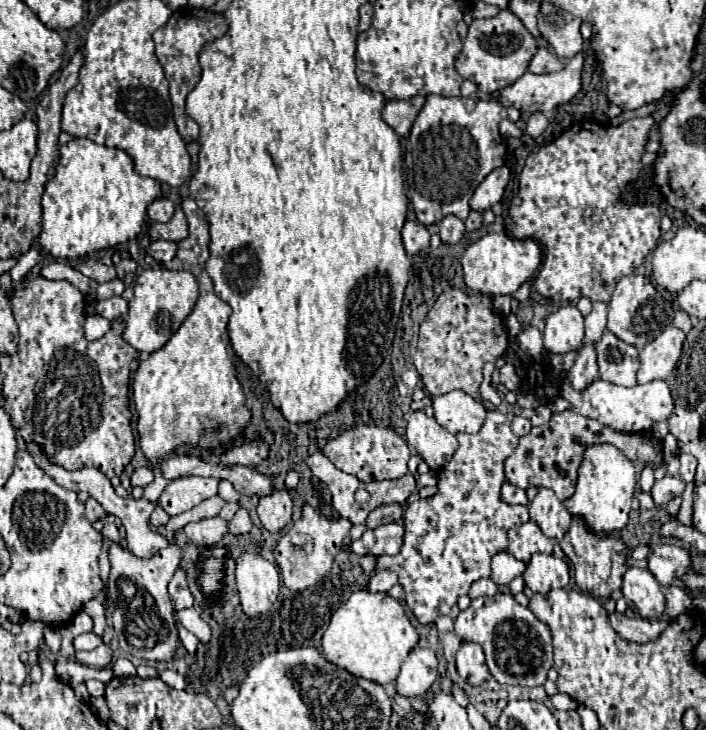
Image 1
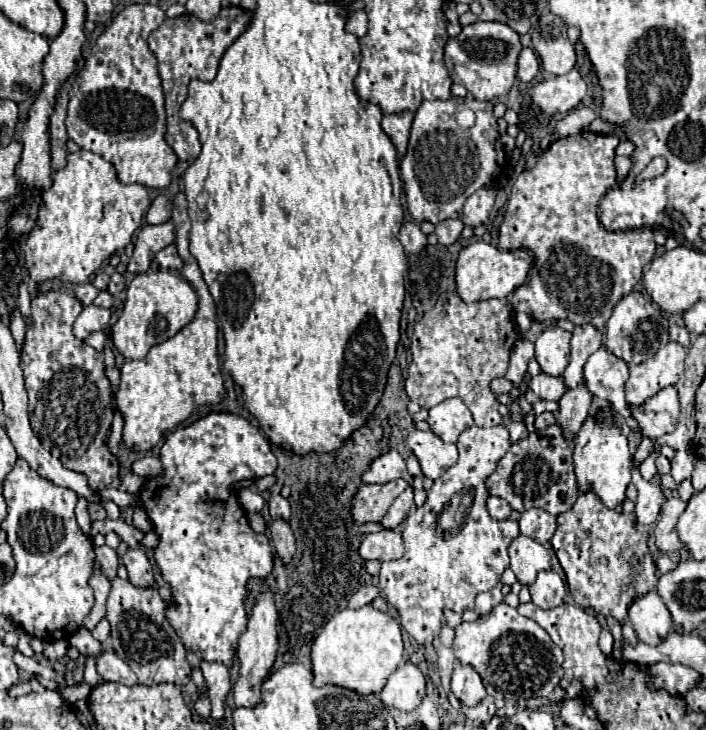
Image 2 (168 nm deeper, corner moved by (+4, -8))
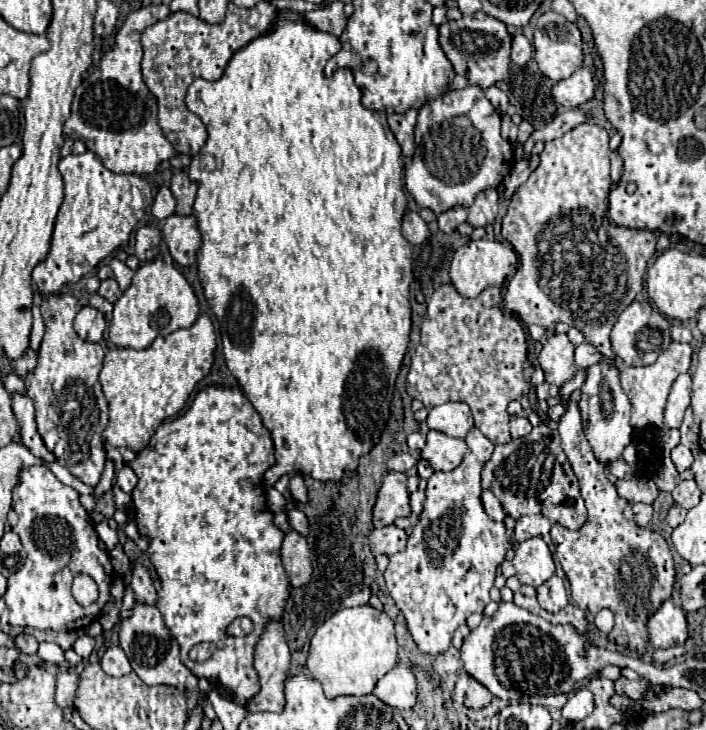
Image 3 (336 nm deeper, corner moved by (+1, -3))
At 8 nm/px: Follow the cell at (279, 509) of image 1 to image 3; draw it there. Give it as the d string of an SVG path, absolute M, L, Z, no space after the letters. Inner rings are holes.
M290 530L284 536L280 554L282 554L282 564L286 568L290 584L294 588L300 588L302 584L308 584L310 576L312 576L312 562L310 562L310 552L308 552L306 538L302 534L298 534L296 530Z

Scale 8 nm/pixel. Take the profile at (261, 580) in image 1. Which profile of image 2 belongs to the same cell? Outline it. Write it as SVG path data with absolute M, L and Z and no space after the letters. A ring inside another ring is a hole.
M265 591L259 595L253 611L249 613L249 623L247 623L247 631L239 637L239 661L241 661L241 671L239 671L239 679L237 679L237 687L233 687L233 699L235 699L235 707L255 707L261 703L261 685L267 679L275 659L277 659L277 649L279 649L279 641L277 641L277 609L273 603L273 593Z

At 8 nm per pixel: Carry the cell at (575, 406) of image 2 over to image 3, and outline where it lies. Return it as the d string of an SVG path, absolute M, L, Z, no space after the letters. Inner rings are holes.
M576 400L568 402L564 416L558 422L558 432L572 470L580 480L582 498L588 508L586 524L580 530L568 530L560 524L554 524L550 530L556 556L570 582L572 600L592 614L602 608L610 608L616 624L608 638L628 650L644 652L644 644L648 640L646 620L666 598L672 596L676 584L670 548L660 534L636 526L630 504L616 492L616 486L606 476L606 468L594 458L588 440L584 438Z

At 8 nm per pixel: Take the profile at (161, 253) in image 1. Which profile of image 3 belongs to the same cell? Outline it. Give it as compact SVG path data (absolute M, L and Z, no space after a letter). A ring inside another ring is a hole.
M178 214L168 216L162 228L162 234L172 258L178 264L182 266L194 264L196 252L202 244L194 216L178 216Z

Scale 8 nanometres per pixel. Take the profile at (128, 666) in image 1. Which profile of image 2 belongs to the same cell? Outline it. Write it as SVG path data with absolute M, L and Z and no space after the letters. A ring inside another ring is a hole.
M101 651L99 661L97 661L97 671L105 681L117 681L117 683L123 683L123 685L135 685L137 683L137 675L115 653Z

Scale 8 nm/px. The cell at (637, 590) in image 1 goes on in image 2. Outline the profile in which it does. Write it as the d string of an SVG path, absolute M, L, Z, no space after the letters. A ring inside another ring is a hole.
M655 591L633 601L633 605L629 607L629 619L639 641L647 645L657 645L661 643L661 639L675 631L671 613Z

